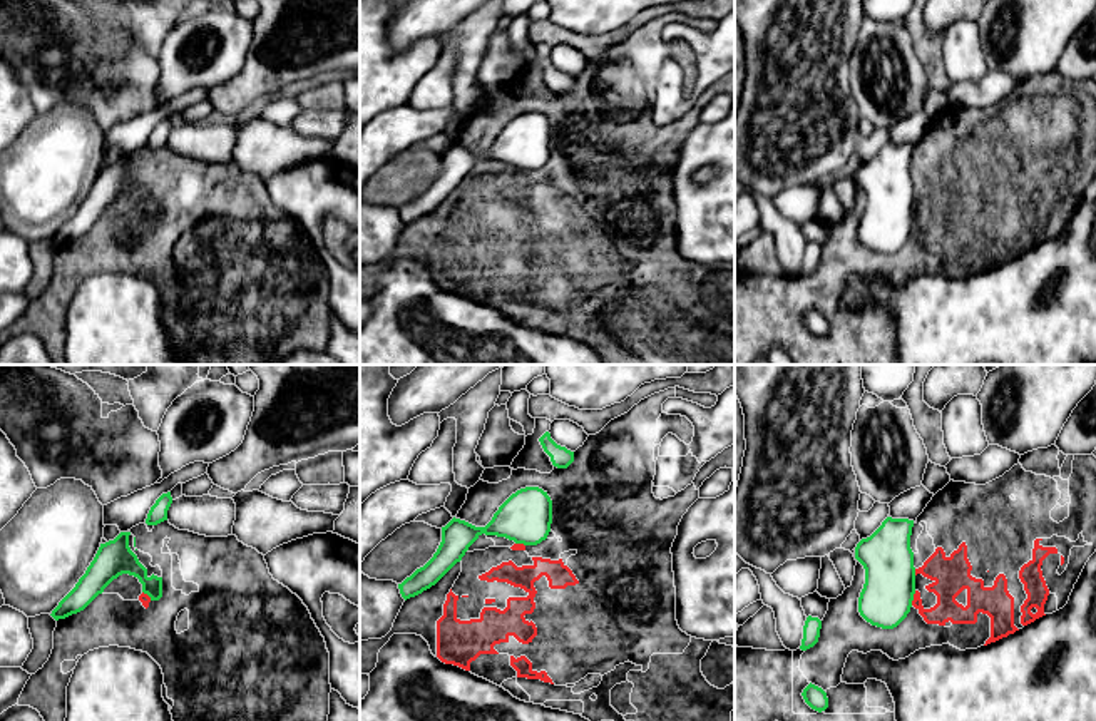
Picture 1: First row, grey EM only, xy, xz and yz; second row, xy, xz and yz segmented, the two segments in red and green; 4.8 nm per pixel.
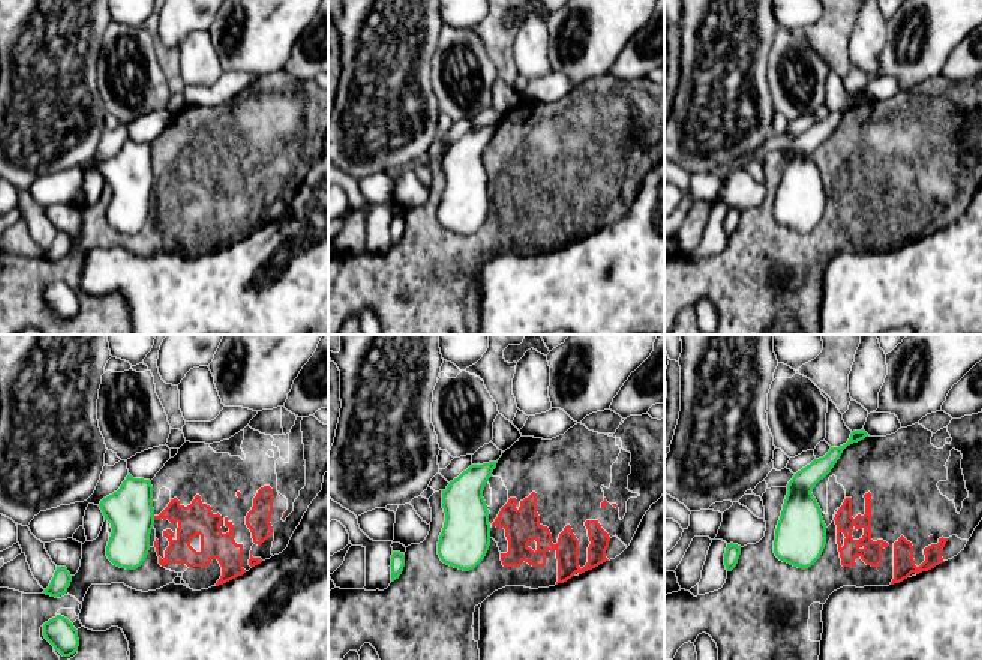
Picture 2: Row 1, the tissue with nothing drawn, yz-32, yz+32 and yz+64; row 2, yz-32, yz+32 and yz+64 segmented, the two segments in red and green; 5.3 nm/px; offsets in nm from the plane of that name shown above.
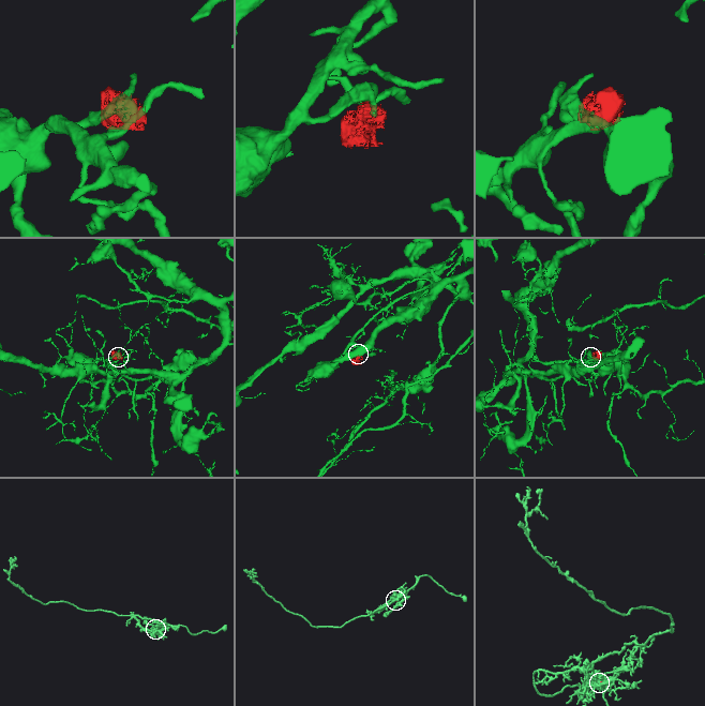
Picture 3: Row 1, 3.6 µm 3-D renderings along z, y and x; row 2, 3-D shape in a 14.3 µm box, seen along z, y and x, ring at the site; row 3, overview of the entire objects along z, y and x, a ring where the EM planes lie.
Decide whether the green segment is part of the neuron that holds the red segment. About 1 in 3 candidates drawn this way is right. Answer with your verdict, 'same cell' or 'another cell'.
another cell

